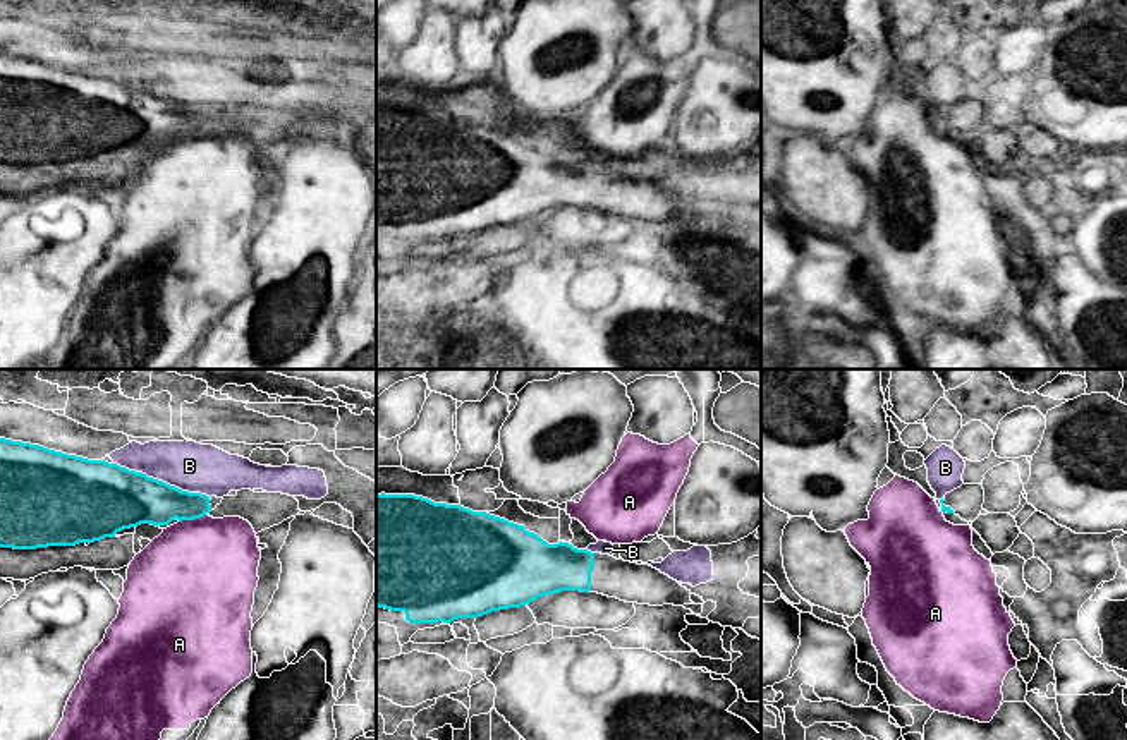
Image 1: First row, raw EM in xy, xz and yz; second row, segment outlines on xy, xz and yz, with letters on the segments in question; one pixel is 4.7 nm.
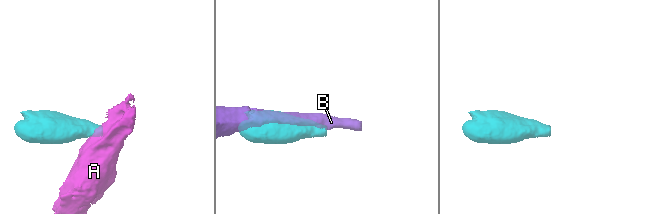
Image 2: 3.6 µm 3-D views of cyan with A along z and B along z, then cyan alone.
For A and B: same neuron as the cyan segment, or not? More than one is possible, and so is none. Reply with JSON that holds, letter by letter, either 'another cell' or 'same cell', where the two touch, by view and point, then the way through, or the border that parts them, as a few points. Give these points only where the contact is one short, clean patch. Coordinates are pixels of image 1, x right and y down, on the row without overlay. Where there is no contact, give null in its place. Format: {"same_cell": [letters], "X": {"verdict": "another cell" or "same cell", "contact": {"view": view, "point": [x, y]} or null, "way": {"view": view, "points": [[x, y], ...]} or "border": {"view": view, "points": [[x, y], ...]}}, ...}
{"same_cell": [], "A": {"verdict": "another cell", "contact": {"view": "xy", "point": [191, 134]}, "border": {"view": "xy", "points": [[205, 129], [179, 138]]}}, "B": {"verdict": "another cell", "contact": {"view": "xy", "point": [162, 97]}}}

